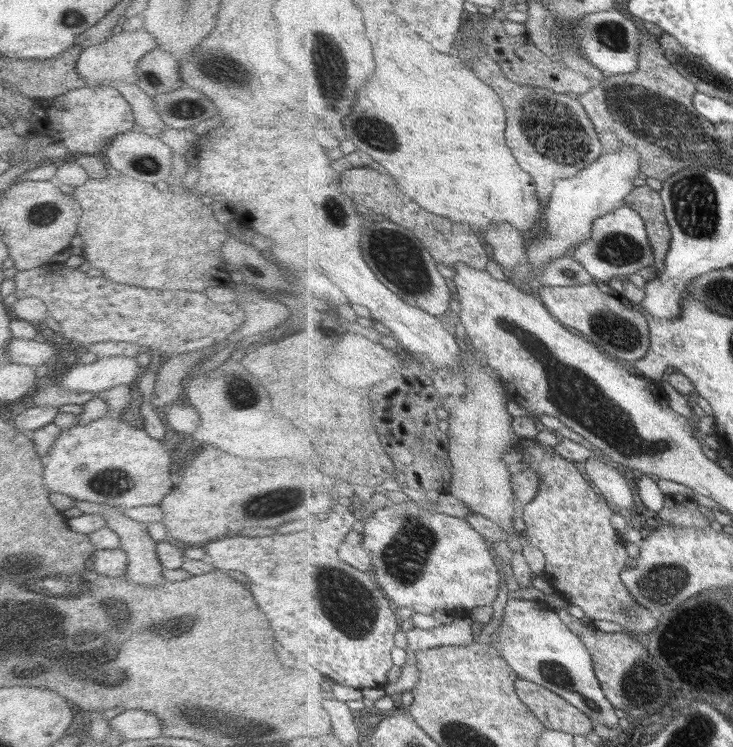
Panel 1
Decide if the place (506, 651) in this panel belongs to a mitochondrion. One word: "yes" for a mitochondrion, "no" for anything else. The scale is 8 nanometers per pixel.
no

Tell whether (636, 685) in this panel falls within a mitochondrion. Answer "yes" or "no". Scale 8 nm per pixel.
yes

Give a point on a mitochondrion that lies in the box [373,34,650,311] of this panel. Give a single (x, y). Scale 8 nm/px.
(553, 132)

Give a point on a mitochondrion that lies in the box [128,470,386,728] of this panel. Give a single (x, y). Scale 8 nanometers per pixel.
(346, 601)

